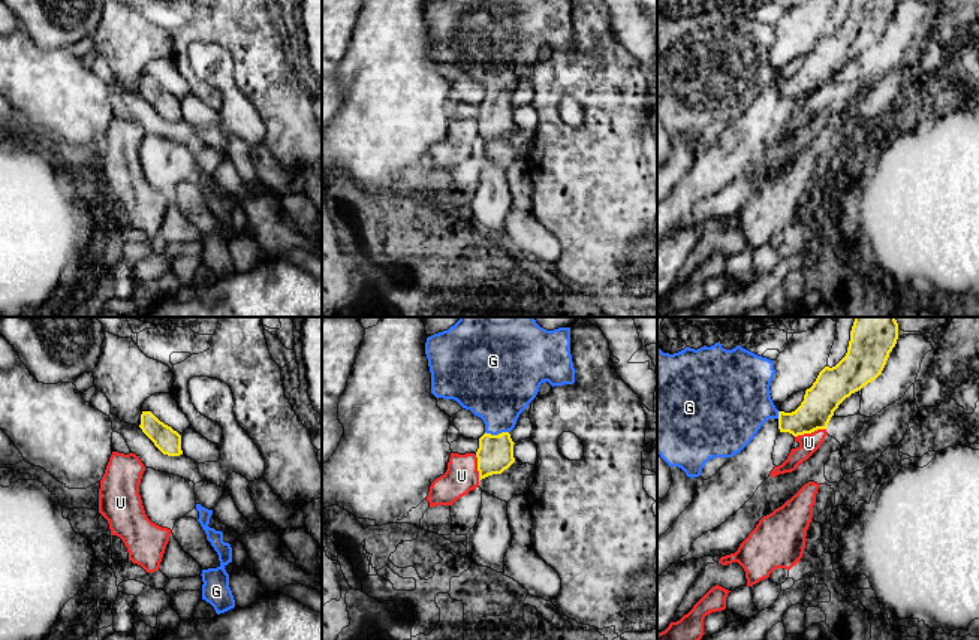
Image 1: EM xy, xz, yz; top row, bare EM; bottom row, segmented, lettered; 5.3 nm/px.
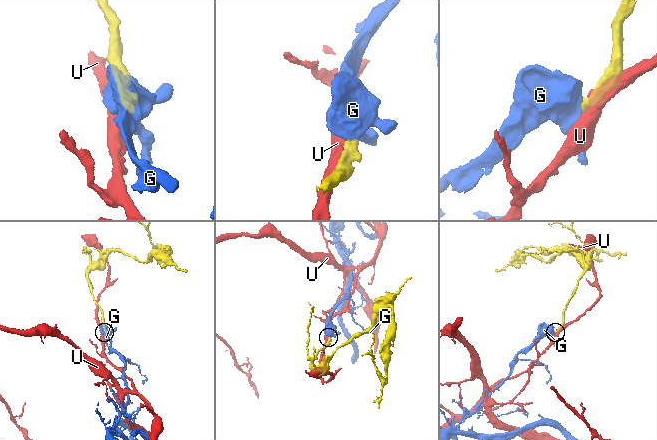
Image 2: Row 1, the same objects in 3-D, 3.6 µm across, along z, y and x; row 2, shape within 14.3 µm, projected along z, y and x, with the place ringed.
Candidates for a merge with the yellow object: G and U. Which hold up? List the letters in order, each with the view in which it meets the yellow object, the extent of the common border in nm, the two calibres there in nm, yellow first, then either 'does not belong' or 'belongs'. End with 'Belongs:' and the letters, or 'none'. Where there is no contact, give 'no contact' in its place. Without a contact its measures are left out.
G: xz | 130 nm | 190/380 nm | belongs
U: yz | 180 nm | 180/110 nm | does not belong
Belongs: G

